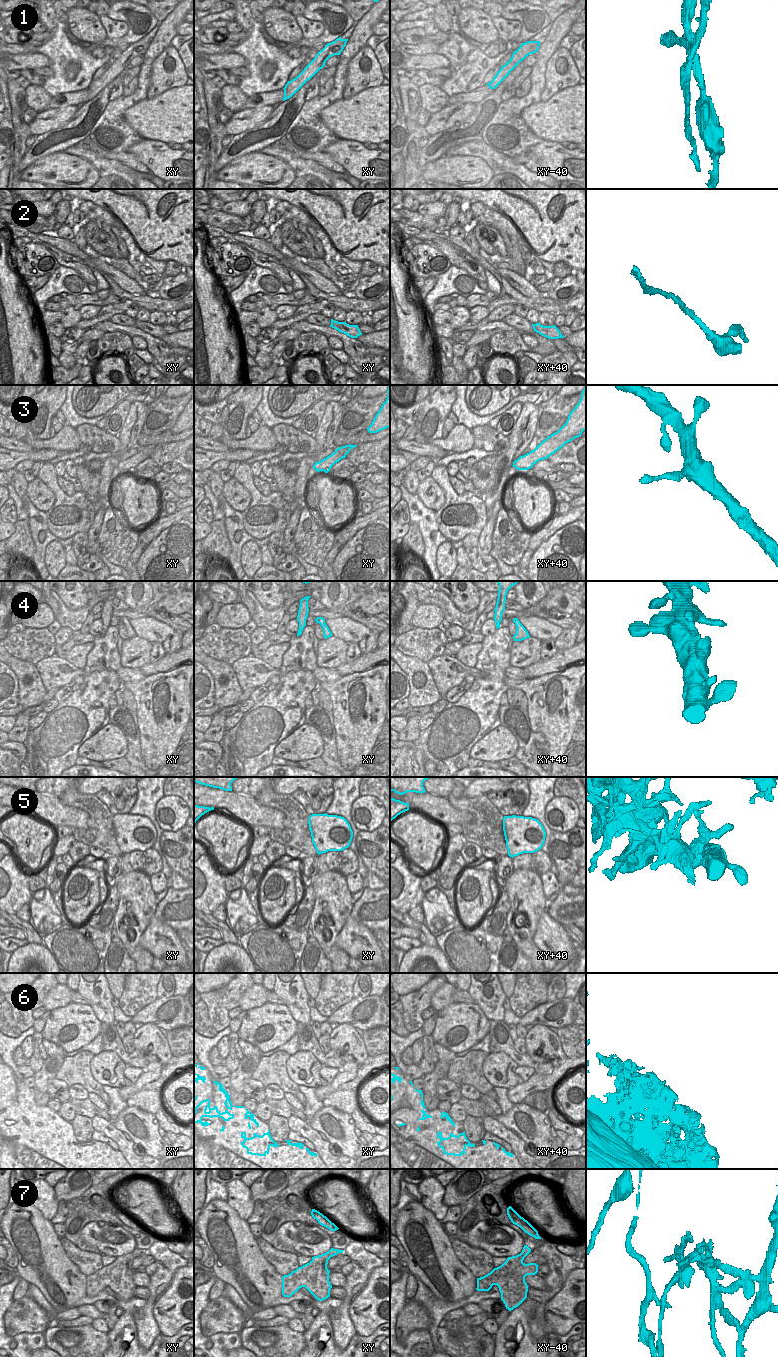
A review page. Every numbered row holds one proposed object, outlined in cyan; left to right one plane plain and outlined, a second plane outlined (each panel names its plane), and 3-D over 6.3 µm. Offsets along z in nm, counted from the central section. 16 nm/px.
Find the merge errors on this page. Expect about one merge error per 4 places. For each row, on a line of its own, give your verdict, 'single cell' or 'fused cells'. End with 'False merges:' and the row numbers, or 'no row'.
1: fused cells
2: single cell
3: single cell
4: single cell
5: fused cells
6: single cell
7: fused cells
False merges: 1, 5, 7

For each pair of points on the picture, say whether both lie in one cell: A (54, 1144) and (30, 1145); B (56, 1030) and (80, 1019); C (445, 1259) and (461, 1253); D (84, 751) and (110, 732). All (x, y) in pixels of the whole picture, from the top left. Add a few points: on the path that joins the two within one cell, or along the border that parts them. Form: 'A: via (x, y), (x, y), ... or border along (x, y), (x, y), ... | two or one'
A: via (48, 1145), (36, 1145) | one
B: via (62, 1026), (74, 1023) | one
C: border along (451, 1239), (454, 1254), (471, 1273) | two
D: via (90, 747), (95, 747), (104, 738) | one

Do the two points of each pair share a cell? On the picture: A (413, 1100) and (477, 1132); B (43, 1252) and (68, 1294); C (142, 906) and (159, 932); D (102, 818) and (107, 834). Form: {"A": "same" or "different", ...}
{"A": "different", "B": "same", "C": "different", "D": "different"}

